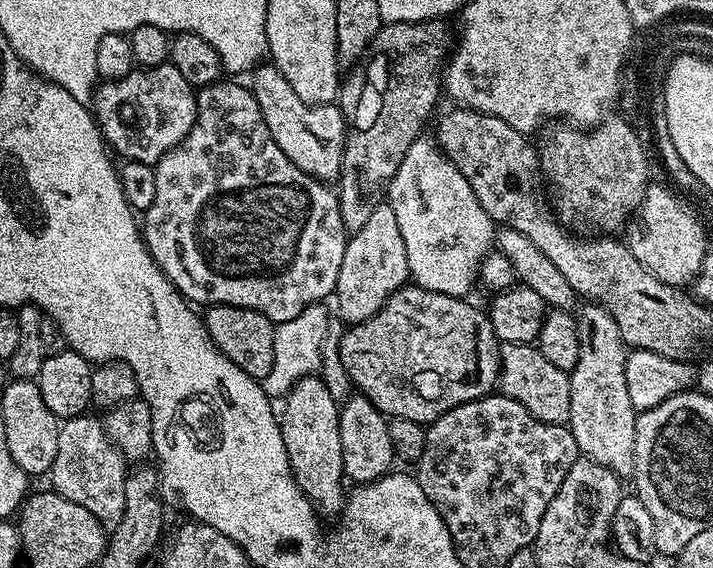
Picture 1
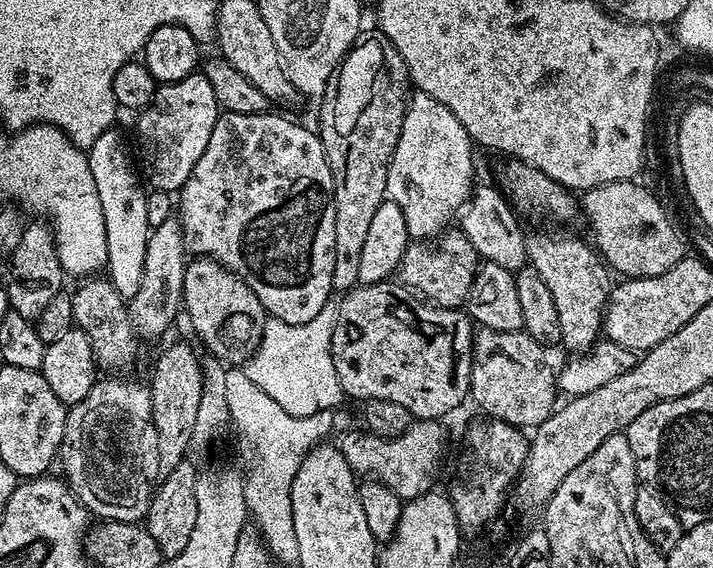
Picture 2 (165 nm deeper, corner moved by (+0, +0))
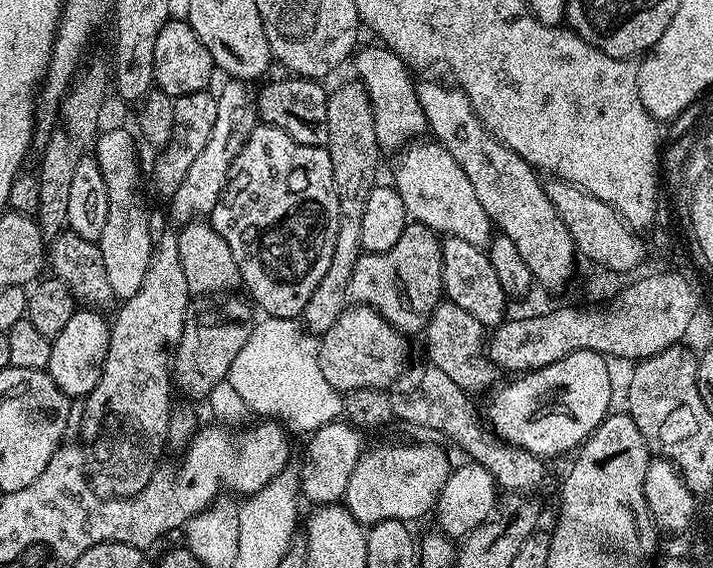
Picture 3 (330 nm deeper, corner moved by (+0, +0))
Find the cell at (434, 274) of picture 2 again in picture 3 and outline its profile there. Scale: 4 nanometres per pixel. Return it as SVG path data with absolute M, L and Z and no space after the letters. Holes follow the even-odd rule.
M410 222L402 230L402 238L390 246L385 252L364 252L358 262L354 262L354 274L350 274L349 297L356 304L365 304L373 308L390 326L405 334L419 333L428 323L428 315L435 310L444 296L444 283L442 282L442 240L437 233L424 224Z

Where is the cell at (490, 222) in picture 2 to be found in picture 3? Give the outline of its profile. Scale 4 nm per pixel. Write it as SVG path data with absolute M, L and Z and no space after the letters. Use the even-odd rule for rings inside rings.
M409 142L399 149L396 169L392 176L396 193L402 198L409 217L415 223L424 224L437 234L462 238L470 246L487 249L492 242L494 225L492 218L482 210L482 202L474 195L470 178L462 171L462 166L441 144L429 142Z

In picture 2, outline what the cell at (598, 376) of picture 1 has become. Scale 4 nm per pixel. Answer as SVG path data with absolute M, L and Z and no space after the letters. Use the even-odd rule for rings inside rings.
M536 232L527 237L524 242L527 263L538 274L542 274L542 282L550 289L554 298L554 306L558 309L558 326L560 340L569 348L569 353L583 354L601 339L604 326L604 310L608 307L610 283L608 284L609 269L601 255L587 239L579 240L576 236L567 236L564 232Z

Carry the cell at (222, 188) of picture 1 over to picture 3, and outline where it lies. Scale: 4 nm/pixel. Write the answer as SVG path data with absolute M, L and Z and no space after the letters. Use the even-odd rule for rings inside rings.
M257 126L232 163L232 175L210 213L210 223L226 238L226 246L238 262L240 284L251 303L257 309L265 308L268 316L299 317L330 267L334 238L338 238L338 194L327 147L306 146L282 130Z

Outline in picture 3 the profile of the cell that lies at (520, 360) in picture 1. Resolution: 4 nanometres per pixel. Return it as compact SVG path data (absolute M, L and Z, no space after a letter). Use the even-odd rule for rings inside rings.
M447 298L441 299L435 310L428 315L428 323L422 329L423 336L428 343L427 359L451 381L456 382L462 391L475 394L474 392L480 392L483 388L491 389L497 383L498 369L488 359L482 343L486 336L485 326L478 322L478 318L474 318L474 314L466 314L462 306Z

